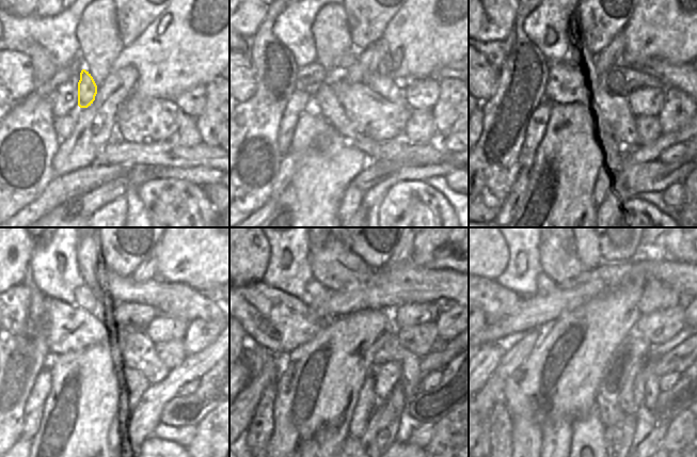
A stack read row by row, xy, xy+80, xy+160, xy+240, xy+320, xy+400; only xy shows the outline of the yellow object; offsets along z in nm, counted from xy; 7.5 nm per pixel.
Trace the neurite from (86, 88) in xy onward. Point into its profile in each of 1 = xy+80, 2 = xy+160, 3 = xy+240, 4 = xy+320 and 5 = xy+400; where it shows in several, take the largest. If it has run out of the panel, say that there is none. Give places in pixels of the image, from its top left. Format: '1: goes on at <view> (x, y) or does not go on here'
1: goes on at xy+80 (327, 103)
2: goes on at xy+160 (614, 112)
3: goes on at xy+240 (139, 352)
4: goes on at xy+320 (390, 349)
5: goes on at xy+400 (651, 392)

